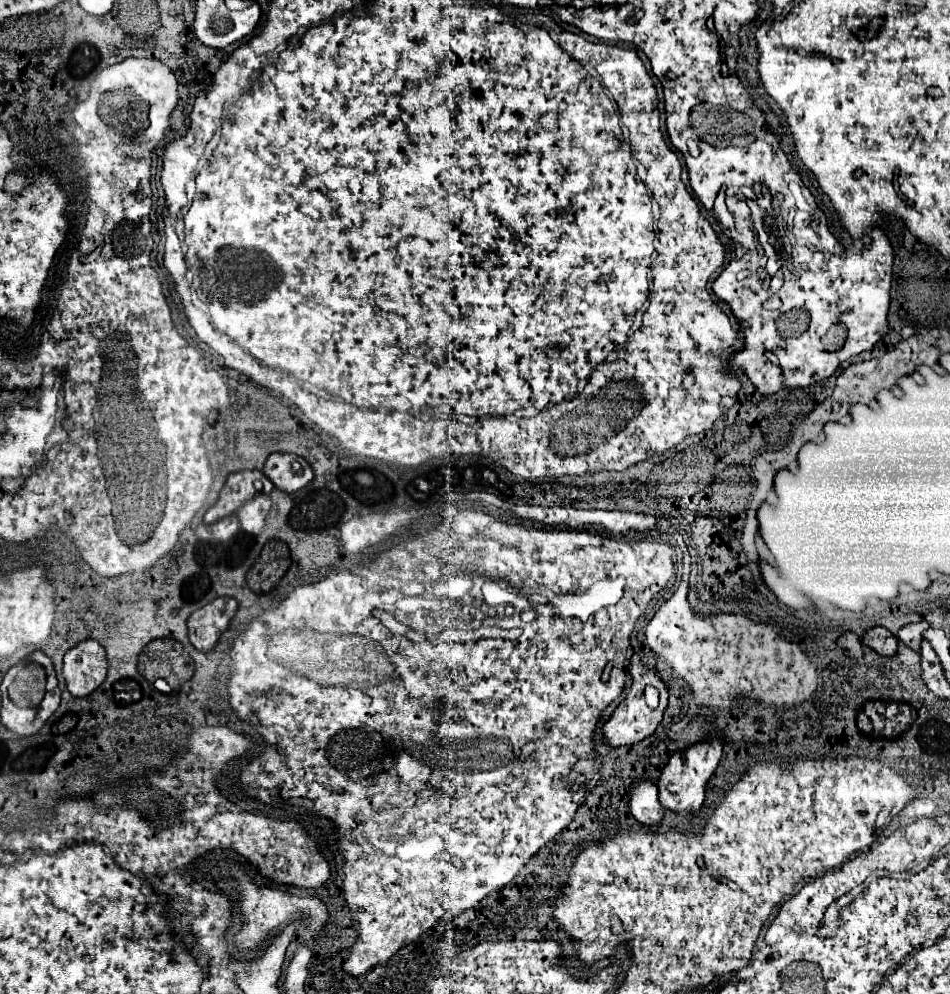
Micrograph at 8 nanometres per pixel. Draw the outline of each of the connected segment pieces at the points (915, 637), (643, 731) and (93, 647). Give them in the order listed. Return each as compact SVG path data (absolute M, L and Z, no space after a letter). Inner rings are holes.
M914 622L914 624L906 624L900 632L898 632L898 636L900 636L900 640L906 644L906 646L910 646L912 650L920 650L920 642L922 642L922 632L924 630L928 630L928 622Z
M636 658L636 662L632 664L632 672L634 672L634 684L626 696L624 702L618 704L618 708L614 710L614 714L610 716L610 720L604 724L604 736L606 740L612 744L612 746L622 746L622 744L634 744L634 742L640 742L644 740L646 736L654 734L654 730L658 728L658 724L662 722L662 716L664 716L664 710L668 706L668 686L662 682L662 678L656 674L654 668L648 668L640 658ZM648 682L656 682L656 688L660 692L660 706L658 708L648 708L646 706L646 700L644 700L644 688Z
M88 638L78 646L70 648L64 656L64 680L72 696L92 694L106 678L108 658L100 642Z

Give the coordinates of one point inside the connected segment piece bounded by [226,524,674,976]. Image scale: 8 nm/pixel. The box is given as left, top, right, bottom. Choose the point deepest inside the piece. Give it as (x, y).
(432, 815)

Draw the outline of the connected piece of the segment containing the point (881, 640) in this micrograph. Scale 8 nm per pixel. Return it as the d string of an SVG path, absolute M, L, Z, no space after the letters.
M870 628L864 636L862 636L862 642L870 648L874 648L878 654L882 656L890 656L896 652L898 648L898 640L886 630L886 628Z

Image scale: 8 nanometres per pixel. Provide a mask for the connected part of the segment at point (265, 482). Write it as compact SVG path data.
M260 470L232 472L232 474L228 474L218 500L204 514L204 522L212 524L228 514L234 514L254 494L270 494L272 488L274 488L274 484Z

